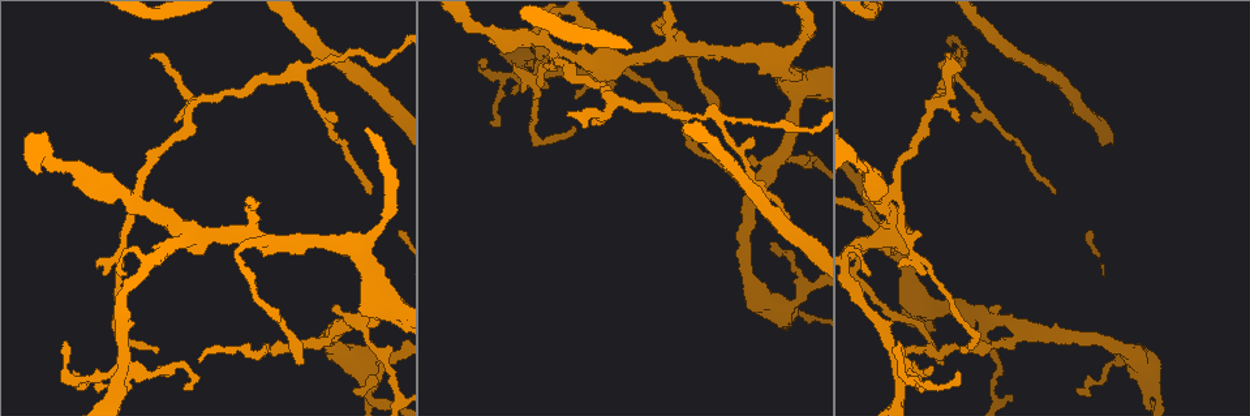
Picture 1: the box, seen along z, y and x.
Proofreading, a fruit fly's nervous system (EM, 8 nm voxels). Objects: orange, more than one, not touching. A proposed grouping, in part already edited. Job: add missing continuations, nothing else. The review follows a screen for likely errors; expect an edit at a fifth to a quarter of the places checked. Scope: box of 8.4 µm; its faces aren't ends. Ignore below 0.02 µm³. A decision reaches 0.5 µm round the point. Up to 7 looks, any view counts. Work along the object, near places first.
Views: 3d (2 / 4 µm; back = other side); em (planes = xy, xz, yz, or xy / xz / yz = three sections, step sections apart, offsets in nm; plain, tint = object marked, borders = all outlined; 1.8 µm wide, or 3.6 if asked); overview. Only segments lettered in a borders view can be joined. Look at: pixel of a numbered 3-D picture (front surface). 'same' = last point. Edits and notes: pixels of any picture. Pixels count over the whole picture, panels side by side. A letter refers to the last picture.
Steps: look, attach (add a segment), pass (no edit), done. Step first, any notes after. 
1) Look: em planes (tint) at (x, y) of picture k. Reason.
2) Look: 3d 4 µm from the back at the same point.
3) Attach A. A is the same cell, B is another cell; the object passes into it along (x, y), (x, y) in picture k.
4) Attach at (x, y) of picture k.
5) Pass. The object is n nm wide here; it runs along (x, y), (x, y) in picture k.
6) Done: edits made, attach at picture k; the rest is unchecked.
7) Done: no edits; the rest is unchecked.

Look: 3d 2 µm from the back at (907, 367) of picture 1. Calibre changes.

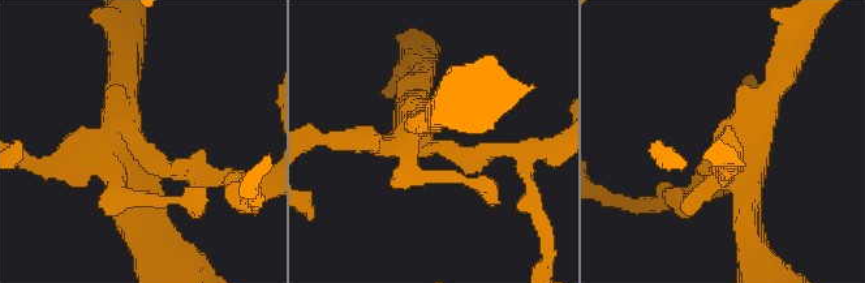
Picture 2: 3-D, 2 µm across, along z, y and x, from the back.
Look: em xz step 8 (borders) at (734, 145) of picture 2. Need the tissue.

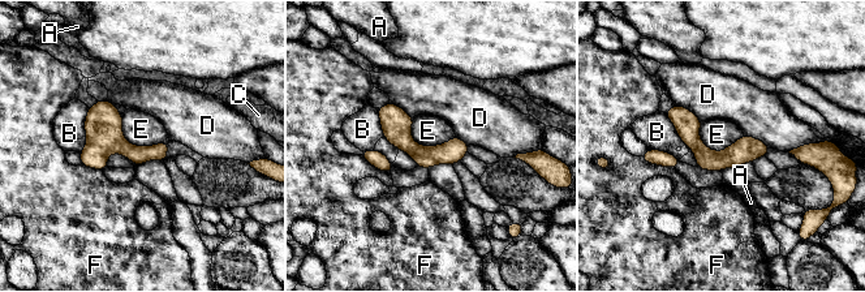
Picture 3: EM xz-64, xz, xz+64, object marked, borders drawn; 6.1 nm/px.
Pass. The object is 130 nm wide here; A, B, C, D, E and F are other cells; none of them fits.

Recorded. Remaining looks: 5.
Look: em planes (borders) at (301, 364) of picture 1. Tapers out.

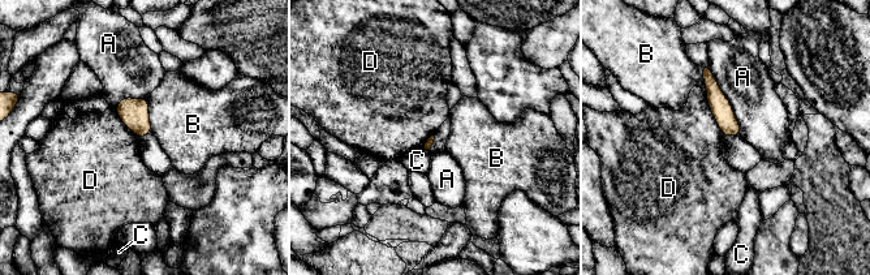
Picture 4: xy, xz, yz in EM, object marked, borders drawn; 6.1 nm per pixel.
Pass. The longest contact is with A, 480 nm; A, B, C and D are other cells; it runs along (705, 68), (726, 120), (737, 132) in picture 4; none of them fits.

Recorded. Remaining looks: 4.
Look: em planes (borders) at (982, 318) of picture 1.

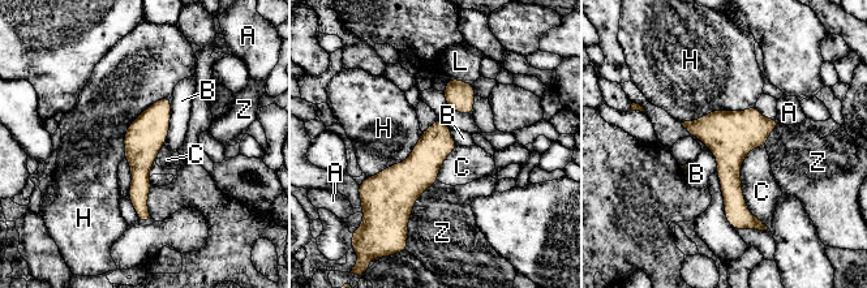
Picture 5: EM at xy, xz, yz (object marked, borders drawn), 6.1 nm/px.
Pass. The object is 220 nm wide here; the longest contact is with C, 500 nm; A, B, C, H, L and Z are other cells; no lettered segment goes on from it.

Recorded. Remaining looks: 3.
Done: no edits; the rest is unchecked.

